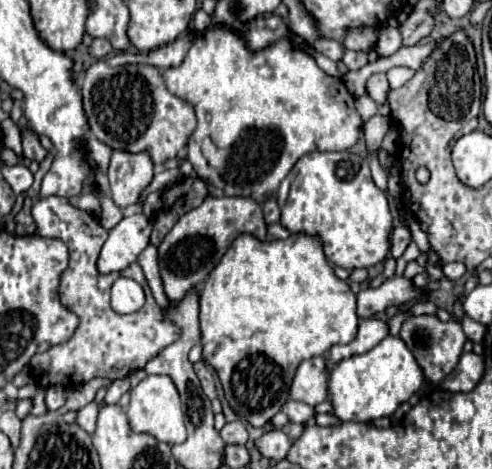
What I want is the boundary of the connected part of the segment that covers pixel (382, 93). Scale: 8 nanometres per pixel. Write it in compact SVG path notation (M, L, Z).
M372 74L372 76L368 78L366 92L368 92L368 96L376 102L378 112L384 114L384 116L390 114L390 110L388 110L388 100L386 100L388 90L390 90L390 86L388 86L388 78L386 78L386 74Z

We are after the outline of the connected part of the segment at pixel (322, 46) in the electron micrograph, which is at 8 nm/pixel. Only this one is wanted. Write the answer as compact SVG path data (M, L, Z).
M320 38L320 40L316 40L314 48L316 48L316 52L328 56L328 58L334 60L334 62L342 60L342 56L344 56L344 48L342 48L342 44L336 42L336 40L332 40L332 38Z

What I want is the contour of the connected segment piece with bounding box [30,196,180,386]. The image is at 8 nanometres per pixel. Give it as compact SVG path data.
M60 196L40 198L32 208L32 216L38 226L38 236L60 238L70 250L70 264L60 276L60 302L64 302L64 306L68 306L68 310L72 310L80 318L80 324L68 342L52 346L50 350L36 354L30 360L32 376L40 386L76 386L98 376L110 380L126 378L130 372L144 368L148 358L154 358L160 350L176 342L180 332L176 330L176 326L160 318L160 308L146 284L140 266L132 266L132 280L136 280L144 288L146 304L138 312L128 316L116 314L112 310L110 286L116 280L116 274L98 272L96 264L100 246L96 242L104 242L104 228L100 226L96 216L70 206L68 200Z

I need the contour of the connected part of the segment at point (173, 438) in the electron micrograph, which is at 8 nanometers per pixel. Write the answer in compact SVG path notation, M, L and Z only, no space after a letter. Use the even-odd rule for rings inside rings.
M166 374L146 376L136 388L132 388L126 414L128 414L132 430L148 432L160 442L178 444L178 442L184 442L184 438L186 438L186 424L184 424L184 414L182 414L182 406L180 406L180 394L178 394L172 378Z

